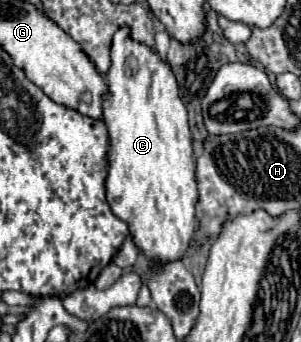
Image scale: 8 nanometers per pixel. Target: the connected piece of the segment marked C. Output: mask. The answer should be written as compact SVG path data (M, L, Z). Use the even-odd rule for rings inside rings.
M121 27L113 35L111 67L105 75L107 93L103 101L103 121L107 125L109 149L107 149L107 201L111 211L129 225L135 245L153 263L167 263L183 259L195 233L197 217L197 183L195 183L195 159L191 149L191 131L187 125L187 109L179 97L179 85L175 81L171 65L159 57L159 53L135 41L127 27Z

